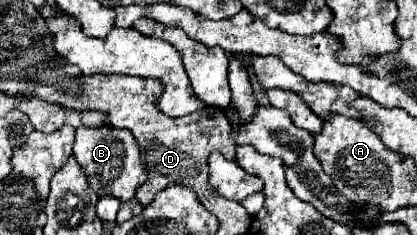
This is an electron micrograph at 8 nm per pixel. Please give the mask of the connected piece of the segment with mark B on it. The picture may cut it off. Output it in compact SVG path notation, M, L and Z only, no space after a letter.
M76 128L76 142L74 142L74 156L82 170L88 176L88 184L98 196L116 196L120 200L134 198L136 190L148 180L148 172L140 162L140 150L136 146L136 138L128 130L118 128Z

